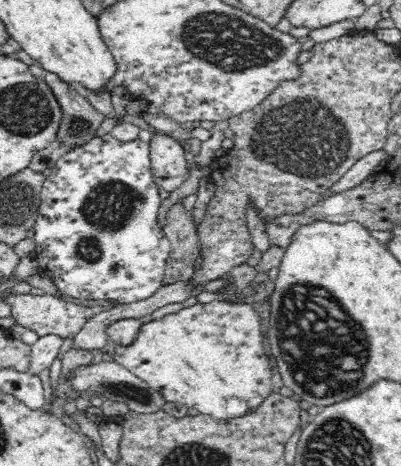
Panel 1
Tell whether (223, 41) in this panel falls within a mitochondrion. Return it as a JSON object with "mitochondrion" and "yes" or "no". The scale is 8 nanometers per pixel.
{"mitochondrion":"yes"}

